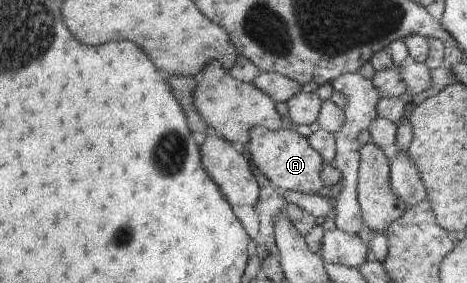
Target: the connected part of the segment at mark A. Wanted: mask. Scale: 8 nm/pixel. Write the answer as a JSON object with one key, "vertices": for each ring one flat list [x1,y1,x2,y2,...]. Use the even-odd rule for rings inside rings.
{"vertices":[[259,126,252,129,250,134,248,151,251,161,282,191,317,194,324,185,338,185,341,177,339,170,334,164,325,164,322,153,296,130,284,129,274,132]]}

